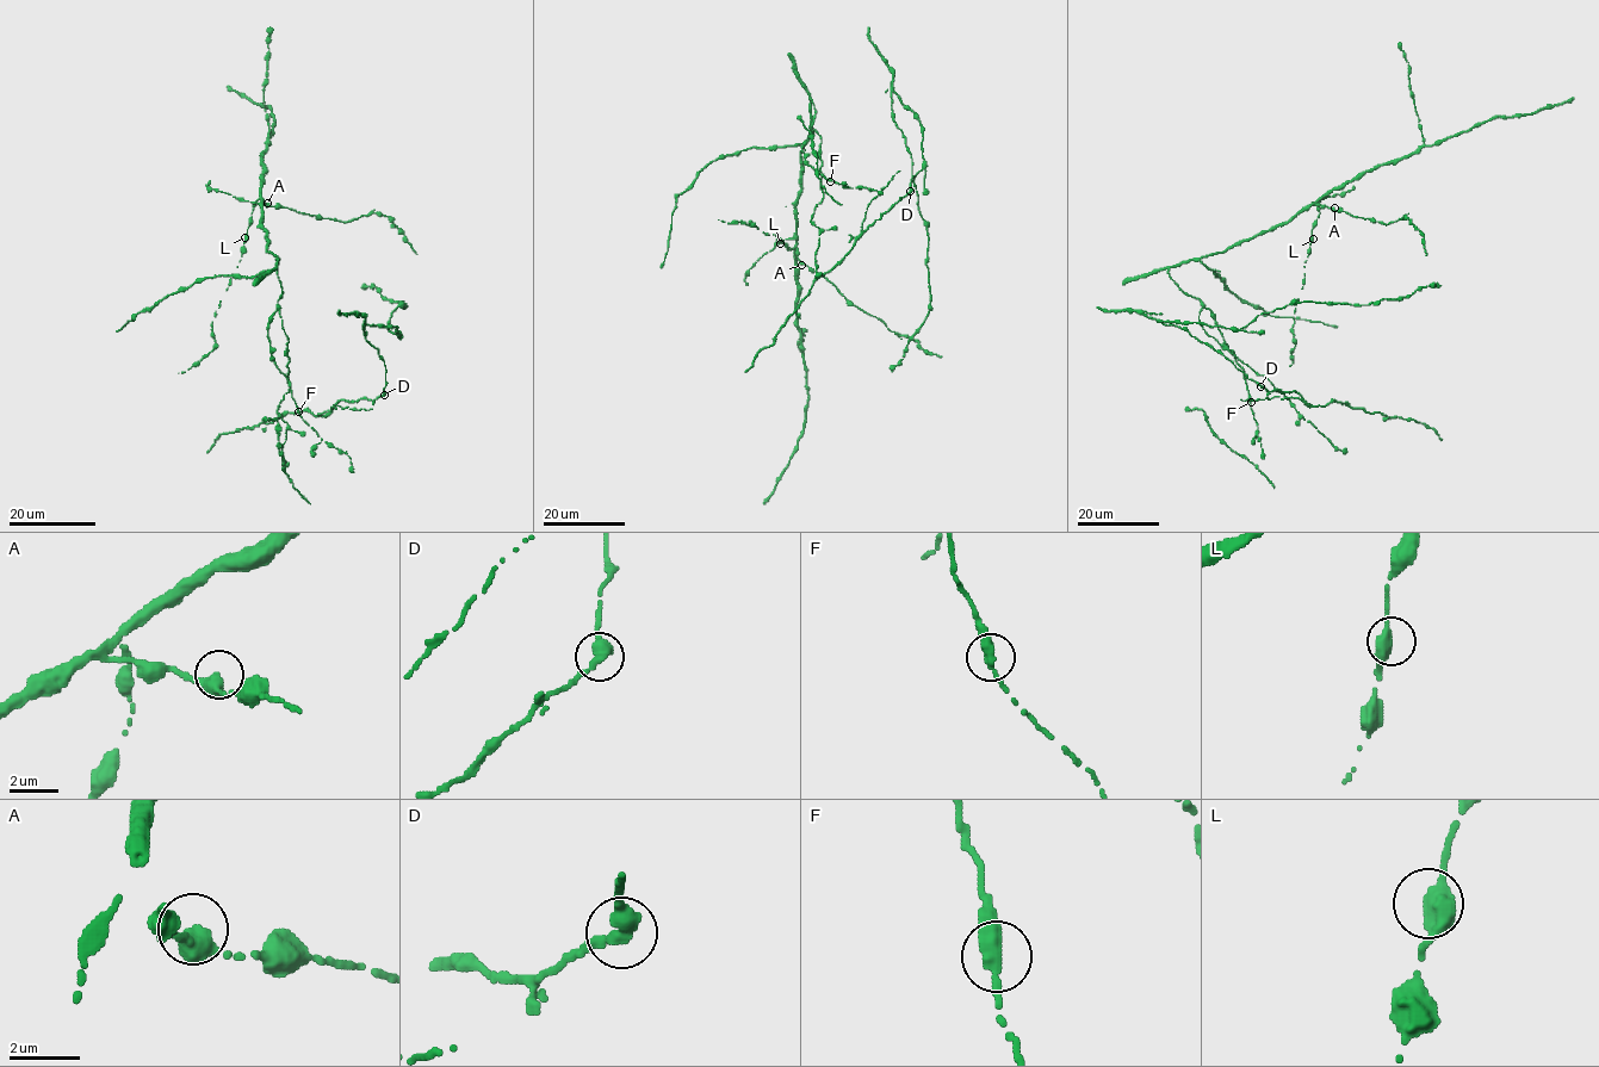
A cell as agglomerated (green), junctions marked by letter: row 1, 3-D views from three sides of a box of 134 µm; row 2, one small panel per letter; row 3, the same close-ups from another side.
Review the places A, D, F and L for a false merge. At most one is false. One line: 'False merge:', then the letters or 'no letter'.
False merge: D

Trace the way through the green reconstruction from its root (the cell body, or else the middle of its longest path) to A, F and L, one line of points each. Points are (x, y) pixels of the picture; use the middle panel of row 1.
A: (823, 198), (822, 137), (811, 131), (815, 113), (811, 98), (811, 130), (801, 154), (795, 206), (801, 265)
F: (823, 198), (822, 137), (815, 129), (801, 150), (807, 163), (830, 181)
L: (823, 198), (822, 137), (811, 131), (811, 98), (795, 244), (788, 250), (780, 243)

